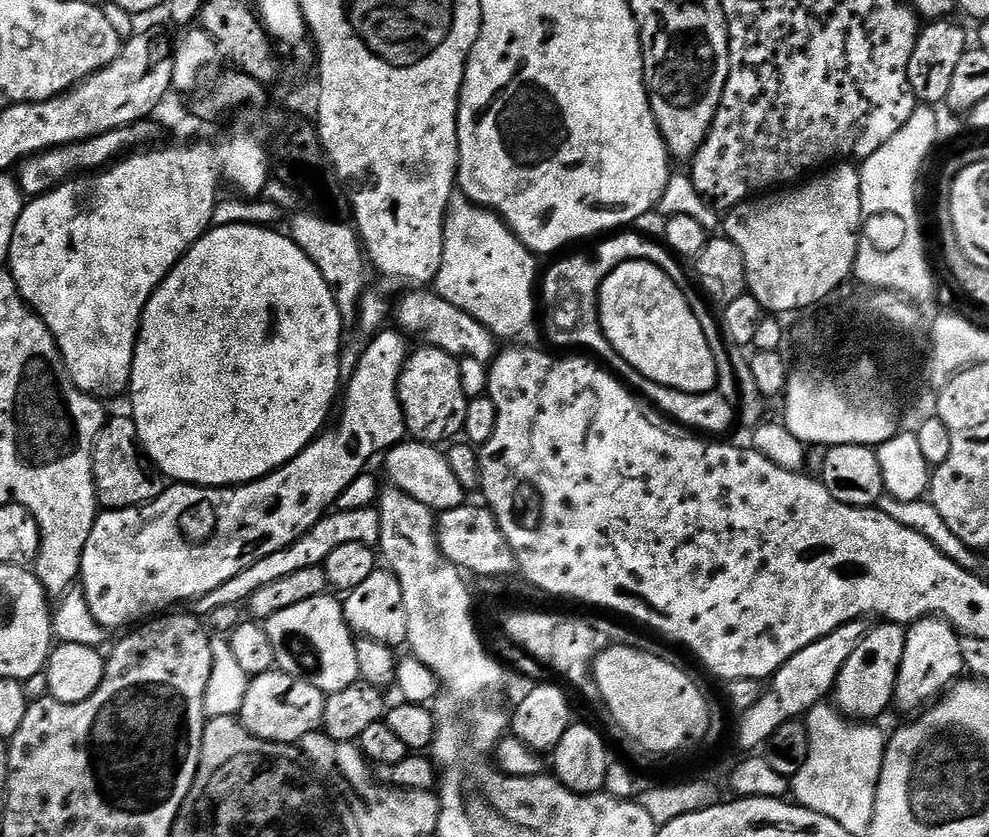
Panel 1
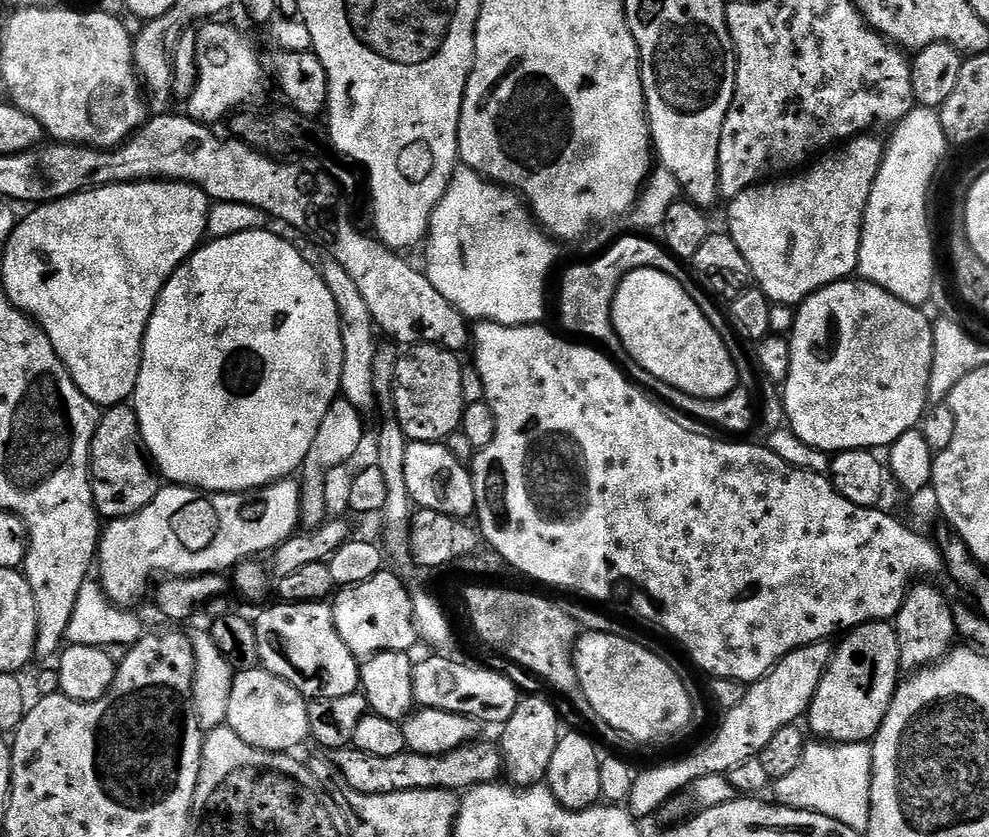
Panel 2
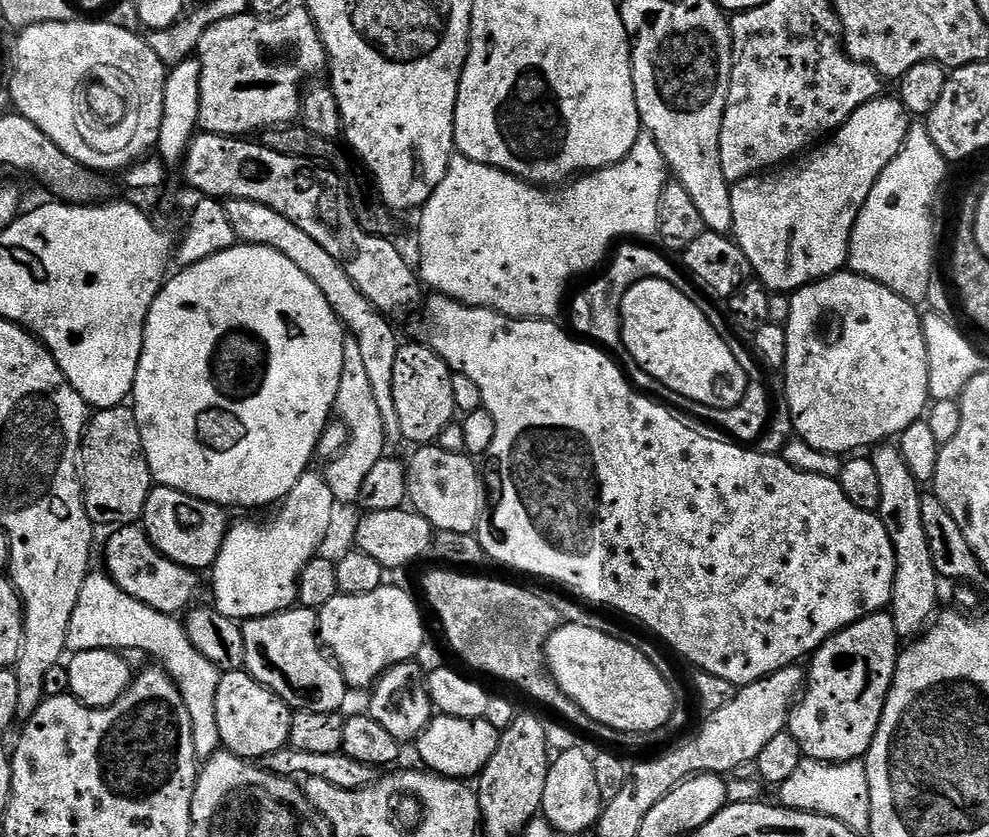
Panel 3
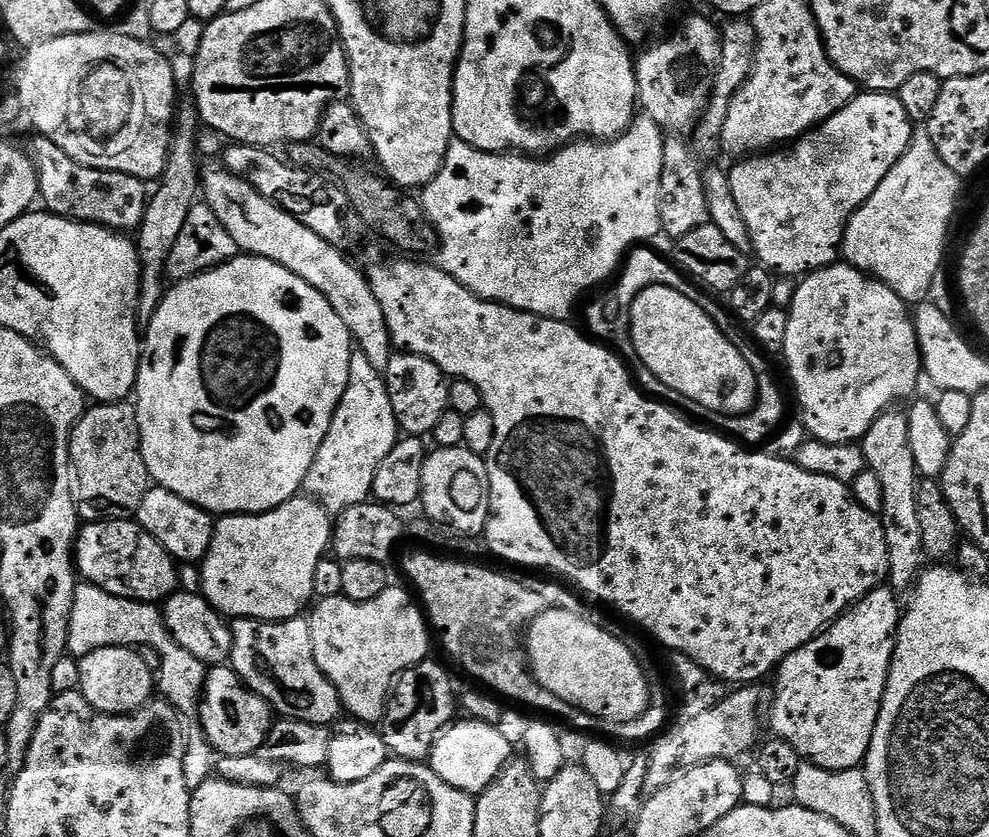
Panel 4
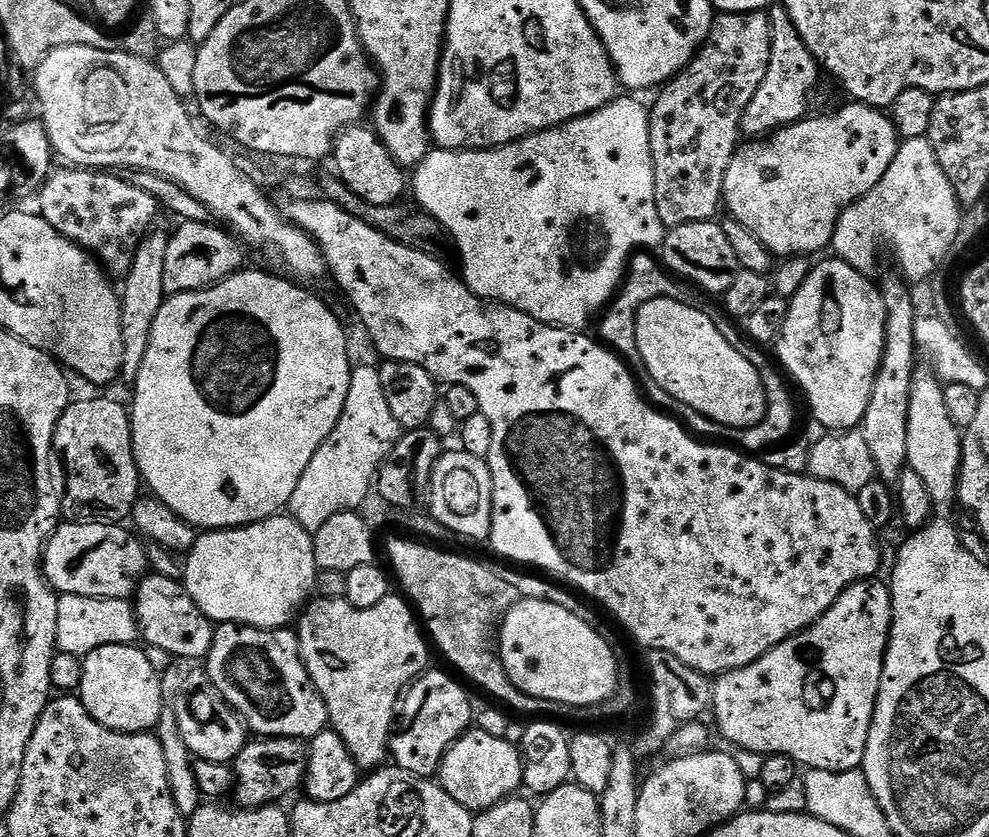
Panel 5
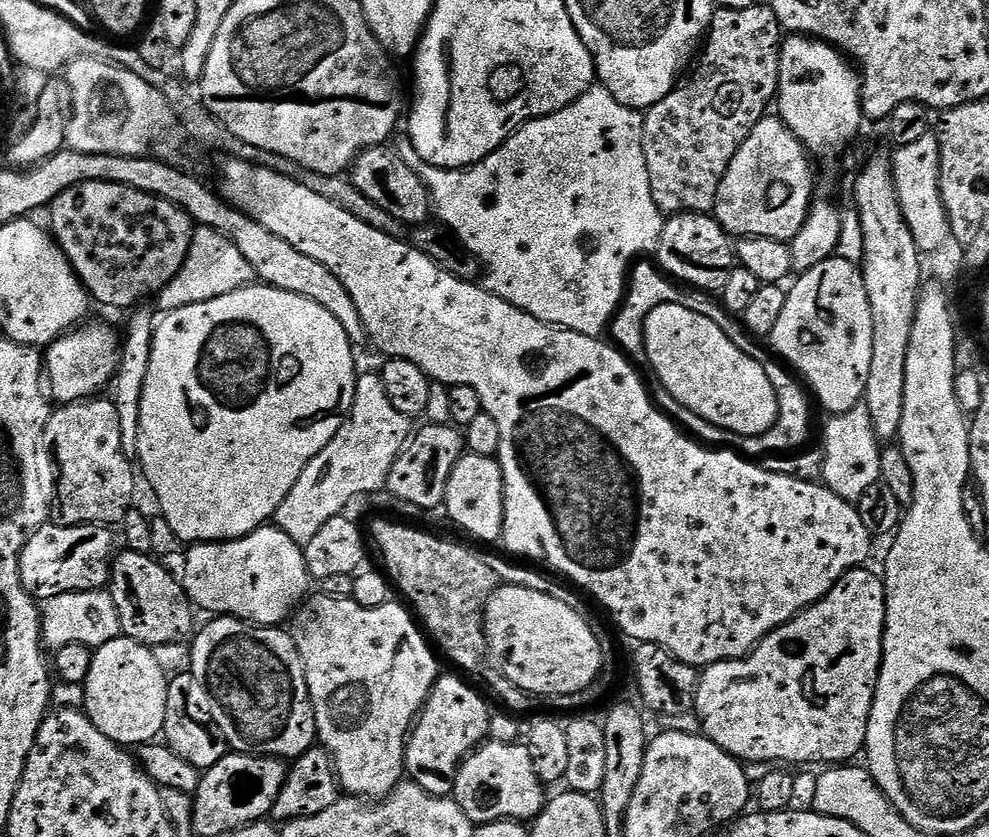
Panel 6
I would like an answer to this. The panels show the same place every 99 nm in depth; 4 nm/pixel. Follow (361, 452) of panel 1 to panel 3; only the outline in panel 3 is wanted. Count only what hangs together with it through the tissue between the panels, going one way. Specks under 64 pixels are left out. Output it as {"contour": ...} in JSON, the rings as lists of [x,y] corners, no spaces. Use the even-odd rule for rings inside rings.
{"contour":[[[156,486],[153,487],[144,507],[142,527],[152,540],[152,545],[166,558],[170,558],[176,564],[181,564],[187,568],[208,570],[211,569],[215,560],[218,558],[219,548],[227,536],[230,527],[230,519],[228,520],[228,516],[229,513],[221,508],[219,504],[199,500],[190,494],[182,494],[173,488]]]}

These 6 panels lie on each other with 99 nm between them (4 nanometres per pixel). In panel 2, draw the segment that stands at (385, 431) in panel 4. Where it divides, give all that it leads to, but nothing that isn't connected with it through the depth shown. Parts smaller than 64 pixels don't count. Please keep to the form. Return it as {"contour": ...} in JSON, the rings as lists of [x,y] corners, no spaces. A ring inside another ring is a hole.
{"contour":[[[325,259],[322,275],[330,294],[334,294],[334,306],[338,306],[338,326],[342,330],[342,378],[340,379],[340,396],[349,400],[359,410],[366,409],[375,399],[374,390],[374,358],[378,347],[378,329],[372,320],[370,309],[362,299],[358,286],[354,286],[346,270],[338,266],[338,262]]]}

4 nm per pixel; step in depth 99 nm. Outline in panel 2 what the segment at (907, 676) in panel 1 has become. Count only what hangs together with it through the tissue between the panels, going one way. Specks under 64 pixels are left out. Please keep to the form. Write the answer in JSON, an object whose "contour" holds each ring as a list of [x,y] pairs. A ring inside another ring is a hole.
{"contour":[[[913,583],[894,618],[900,667],[908,674],[937,664],[941,658],[952,651],[958,640],[952,613],[953,605],[948,604],[947,598],[928,584],[931,583]]]}

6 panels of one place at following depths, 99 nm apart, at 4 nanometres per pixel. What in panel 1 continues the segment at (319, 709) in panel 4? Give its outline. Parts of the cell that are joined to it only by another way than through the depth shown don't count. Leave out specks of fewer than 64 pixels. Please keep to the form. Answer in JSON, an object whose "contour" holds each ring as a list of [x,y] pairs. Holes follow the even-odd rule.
{"contour":[[[332,594],[306,598],[306,602],[282,610],[266,622],[276,668],[318,686],[326,694],[346,690],[360,680],[357,637],[346,622],[343,603],[335,598]]]}

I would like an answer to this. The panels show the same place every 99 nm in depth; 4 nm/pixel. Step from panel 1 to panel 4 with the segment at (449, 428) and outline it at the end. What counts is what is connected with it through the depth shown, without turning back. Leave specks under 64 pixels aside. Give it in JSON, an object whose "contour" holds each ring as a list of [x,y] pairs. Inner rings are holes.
{"contour":[[[397,351],[383,372],[384,385],[390,394],[390,406],[394,406],[396,427],[405,437],[424,438],[438,426],[438,418],[449,411],[449,377],[430,358],[418,354]]]}

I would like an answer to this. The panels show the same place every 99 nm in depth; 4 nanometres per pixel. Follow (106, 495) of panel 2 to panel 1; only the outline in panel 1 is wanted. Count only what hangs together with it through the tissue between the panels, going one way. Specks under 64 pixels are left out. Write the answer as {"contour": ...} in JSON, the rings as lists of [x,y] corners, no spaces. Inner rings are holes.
{"contour":[[[131,415],[105,419],[94,446],[94,482],[96,499],[104,510],[113,508],[139,508],[157,500],[166,487],[166,477],[148,456],[138,438],[138,426]]]}

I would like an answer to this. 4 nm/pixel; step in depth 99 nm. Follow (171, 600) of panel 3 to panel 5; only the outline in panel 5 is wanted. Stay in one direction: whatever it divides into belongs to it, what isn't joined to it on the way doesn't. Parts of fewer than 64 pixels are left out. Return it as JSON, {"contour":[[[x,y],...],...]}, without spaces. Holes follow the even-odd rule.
{"contour":[[[64,522],[44,548],[44,577],[48,579],[48,587],[60,596],[131,601],[149,571],[148,552],[144,547],[145,541],[135,531],[127,532],[120,524]]]}

